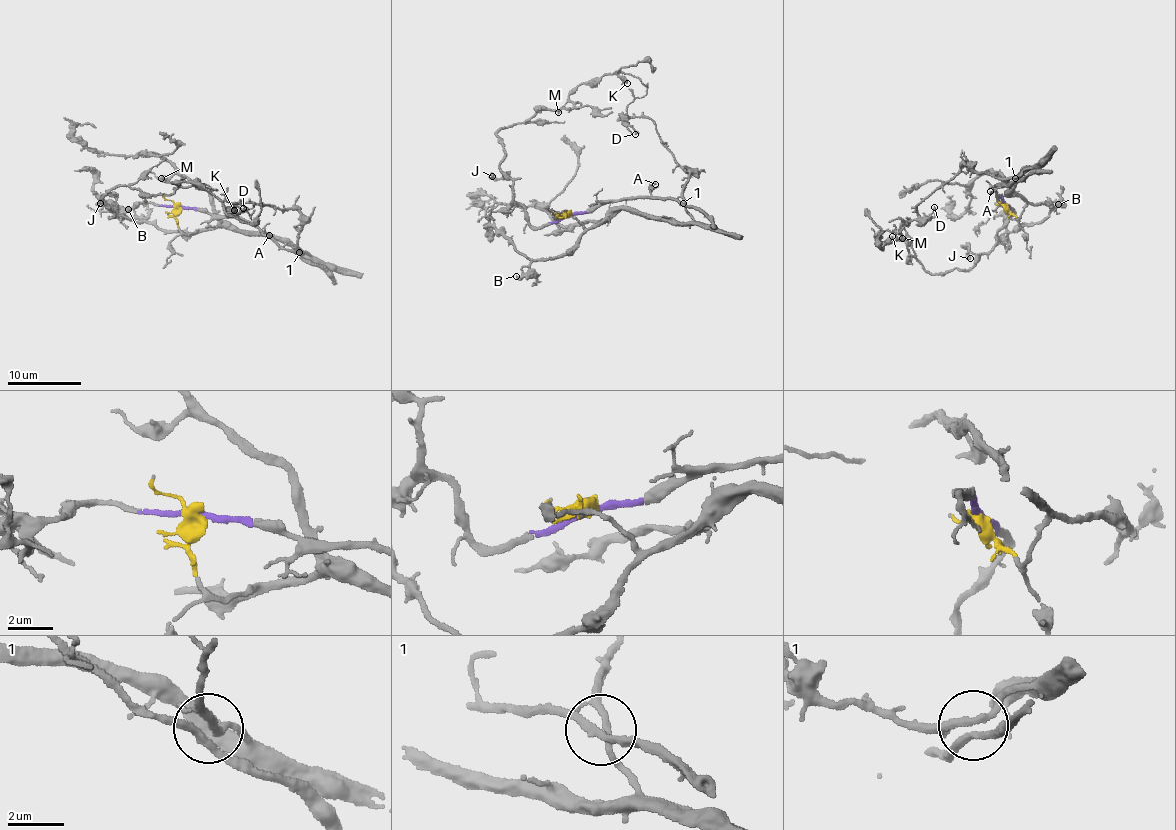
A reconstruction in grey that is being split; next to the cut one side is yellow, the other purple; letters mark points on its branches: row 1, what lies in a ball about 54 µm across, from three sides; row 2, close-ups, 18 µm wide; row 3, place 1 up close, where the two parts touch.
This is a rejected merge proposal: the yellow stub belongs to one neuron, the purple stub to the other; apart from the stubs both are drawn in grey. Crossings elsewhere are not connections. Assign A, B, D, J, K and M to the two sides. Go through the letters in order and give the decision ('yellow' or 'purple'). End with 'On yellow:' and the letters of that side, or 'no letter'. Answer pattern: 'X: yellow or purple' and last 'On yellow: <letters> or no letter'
A: purple
B: yellow
D: yellow
J: purple
K: purple
M: purple
On yellow: B, D

